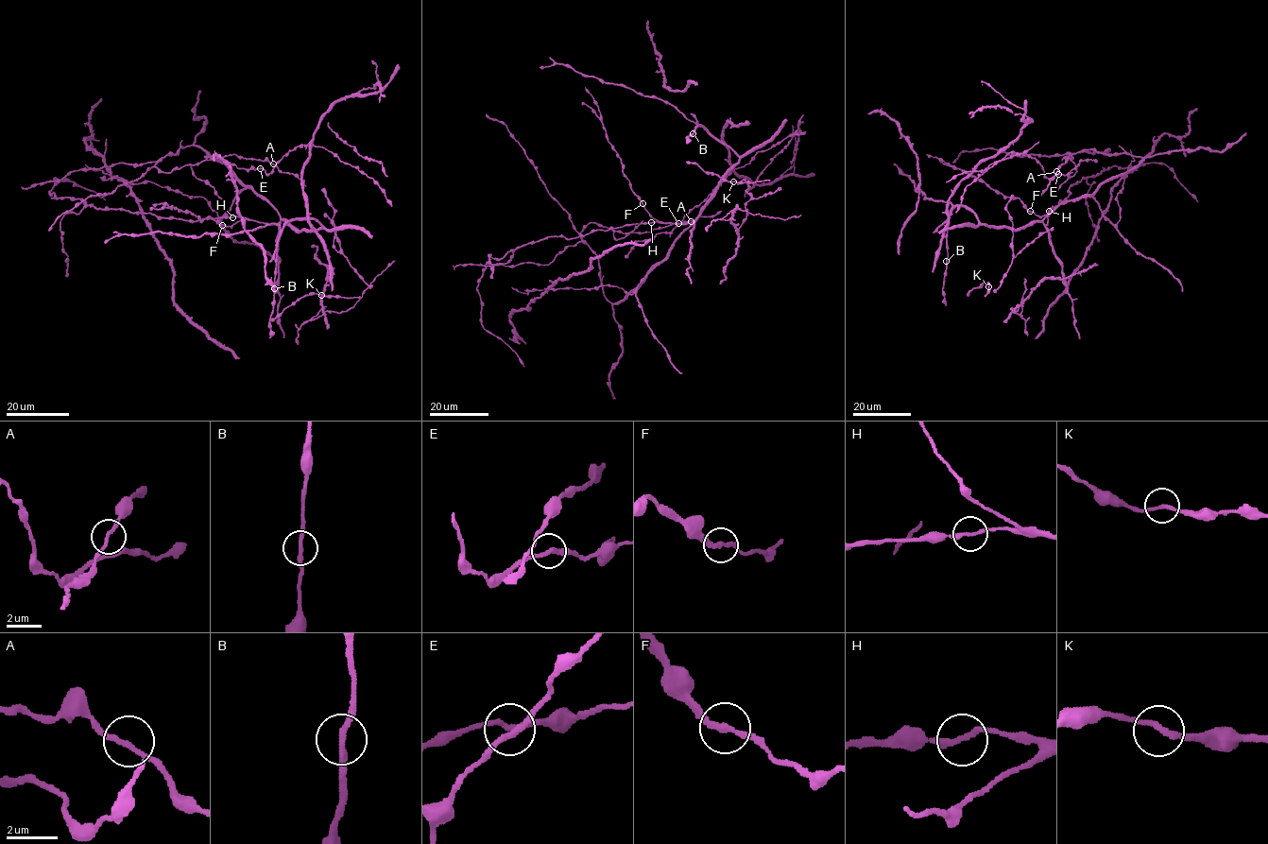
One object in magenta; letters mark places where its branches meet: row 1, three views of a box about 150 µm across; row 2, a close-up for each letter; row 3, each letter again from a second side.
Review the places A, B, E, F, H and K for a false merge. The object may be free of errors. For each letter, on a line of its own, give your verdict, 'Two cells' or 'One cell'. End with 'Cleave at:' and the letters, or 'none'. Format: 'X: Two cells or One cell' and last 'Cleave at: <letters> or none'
A: One cell
B: One cell
E: One cell
F: One cell
H: One cell
K: One cell
Cleave at: none

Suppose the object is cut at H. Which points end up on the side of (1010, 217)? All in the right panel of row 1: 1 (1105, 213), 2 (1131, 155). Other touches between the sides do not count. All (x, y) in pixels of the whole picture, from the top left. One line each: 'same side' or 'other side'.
1: same side
2: same side

